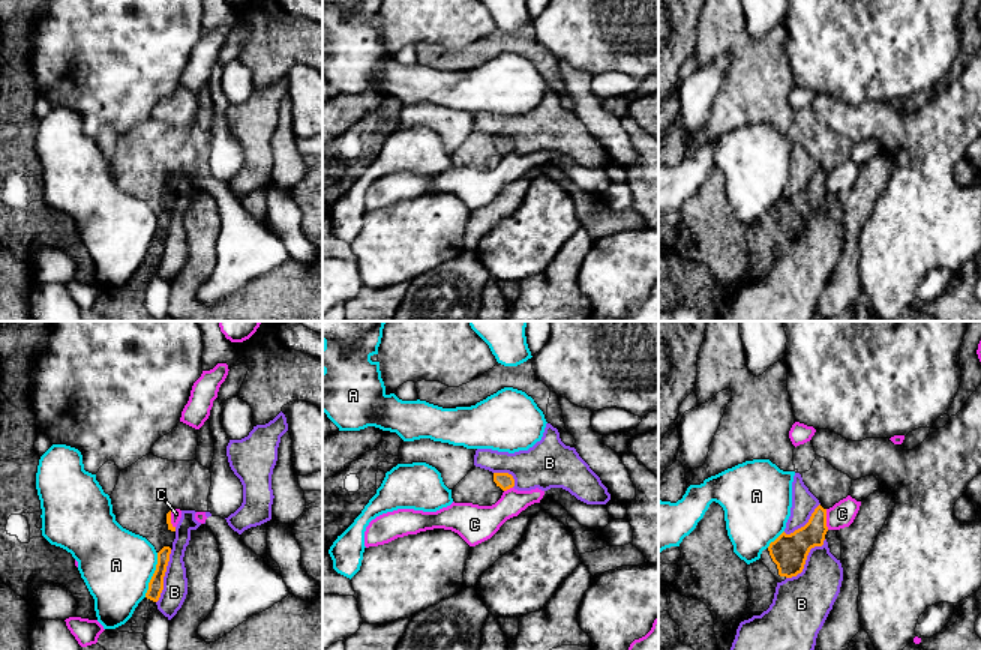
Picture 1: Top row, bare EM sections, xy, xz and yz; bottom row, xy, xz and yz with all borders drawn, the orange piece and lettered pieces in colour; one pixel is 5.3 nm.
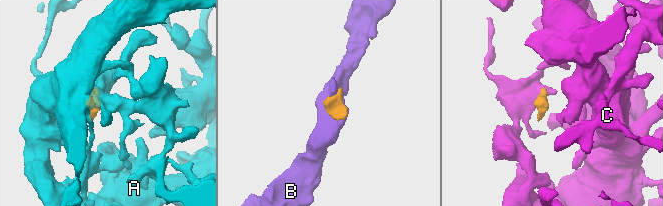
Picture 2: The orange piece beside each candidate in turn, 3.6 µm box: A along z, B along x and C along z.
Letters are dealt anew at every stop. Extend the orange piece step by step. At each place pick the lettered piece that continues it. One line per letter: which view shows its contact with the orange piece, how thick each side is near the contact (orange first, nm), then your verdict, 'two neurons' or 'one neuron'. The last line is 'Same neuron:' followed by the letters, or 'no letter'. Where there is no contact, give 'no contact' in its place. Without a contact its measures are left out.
A: contact in xy; calibres 80 and 380 nm; two neurons
B: contact in yz; calibres 190 and 300 nm; two neurons
C: contact in yz; calibres 180 and 140 nm; two neurons
Same neuron: no letter

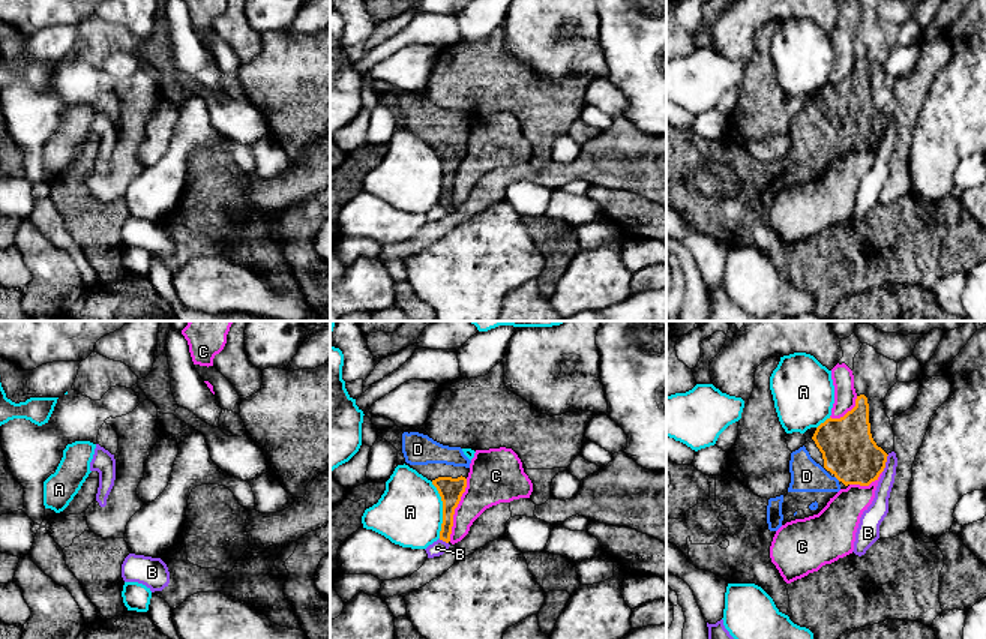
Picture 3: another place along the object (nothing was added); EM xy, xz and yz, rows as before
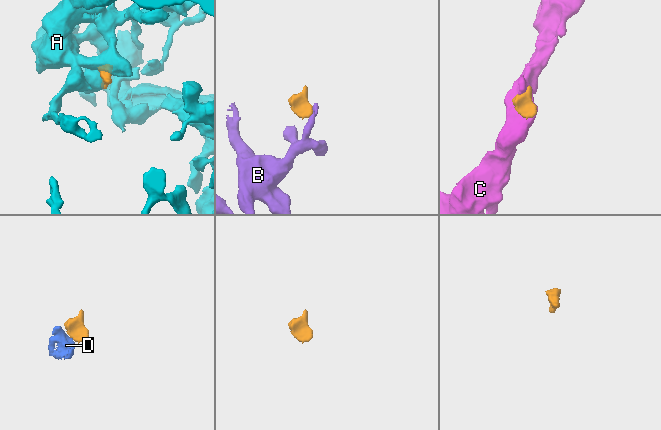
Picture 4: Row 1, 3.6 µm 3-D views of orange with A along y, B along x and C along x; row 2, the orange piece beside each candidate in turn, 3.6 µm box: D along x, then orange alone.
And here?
A: contact in xz; calibres 130 and 360 nm; two neurons
B: contact in yz; calibres 280 and 100 nm; two neurons
C: contact in xz; calibres 130 and 240 nm; two neurons
D: contact in yz; calibres 280 and 180 nm; one neuron
Same neuron: D

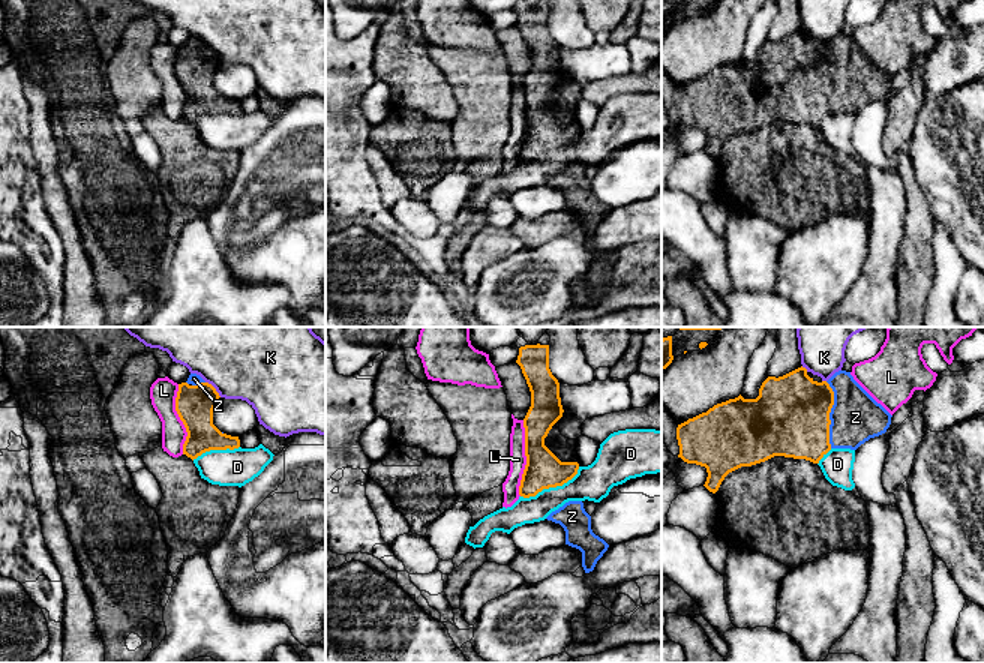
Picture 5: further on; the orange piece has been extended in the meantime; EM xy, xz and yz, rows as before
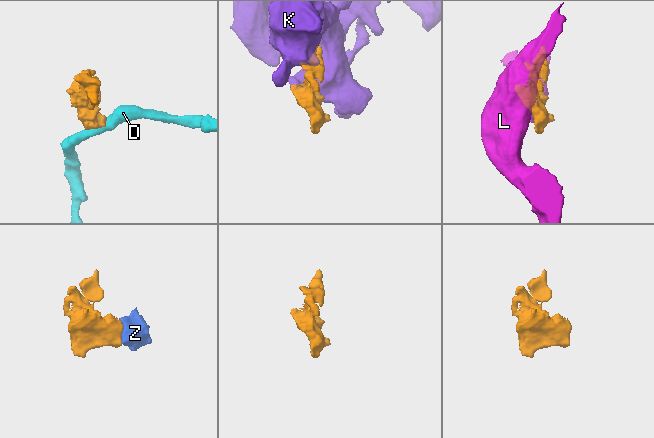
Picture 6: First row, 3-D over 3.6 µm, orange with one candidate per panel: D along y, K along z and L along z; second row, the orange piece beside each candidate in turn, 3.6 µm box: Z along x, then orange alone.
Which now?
D: contact in xz; calibres 200 and 190 nm; two neurons
K: contact in xy; calibres 200 and 500 nm; two neurons
L: contact in xz; calibres 200 and 90 nm; two neurons
Z: contact in yz; calibres 420 and 280 nm; one neuron
Same neuron: Z

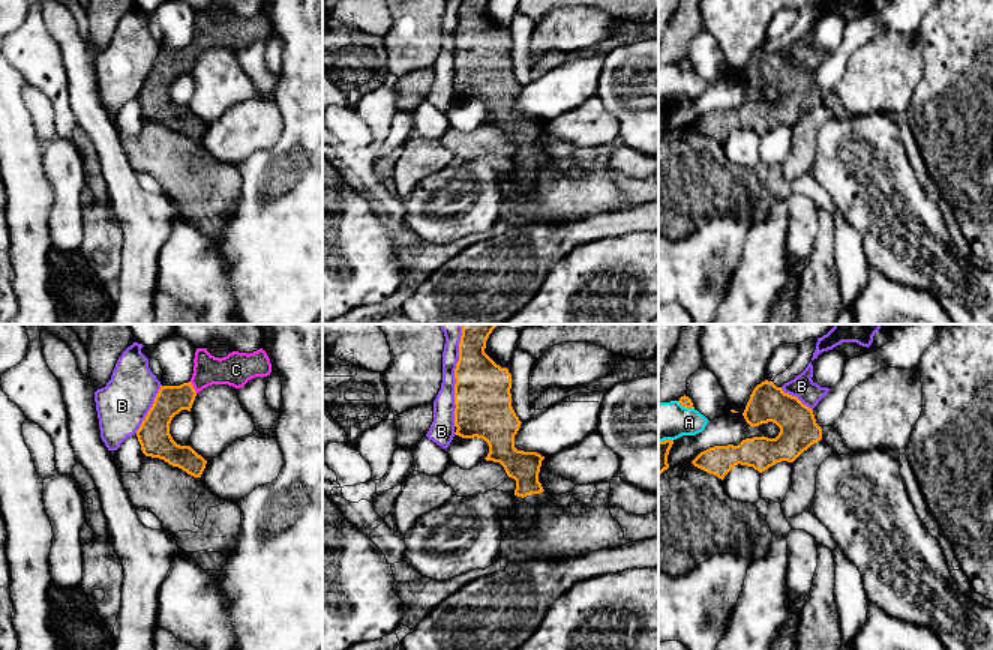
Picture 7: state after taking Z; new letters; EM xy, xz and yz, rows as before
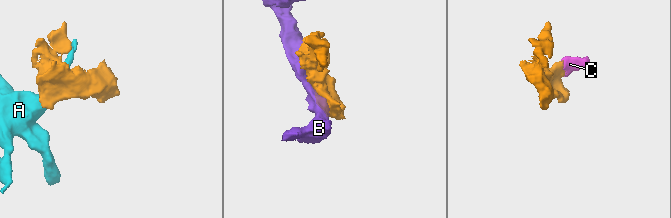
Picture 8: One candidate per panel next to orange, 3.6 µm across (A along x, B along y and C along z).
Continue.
A: contact in yz; calibres 60 and 200 nm; two neurons
B: contact in xz; calibres 300 and 120 nm; two neurons
C: contact in xy; calibres 160 and 180 nm; one neuron
Same neuron: C

